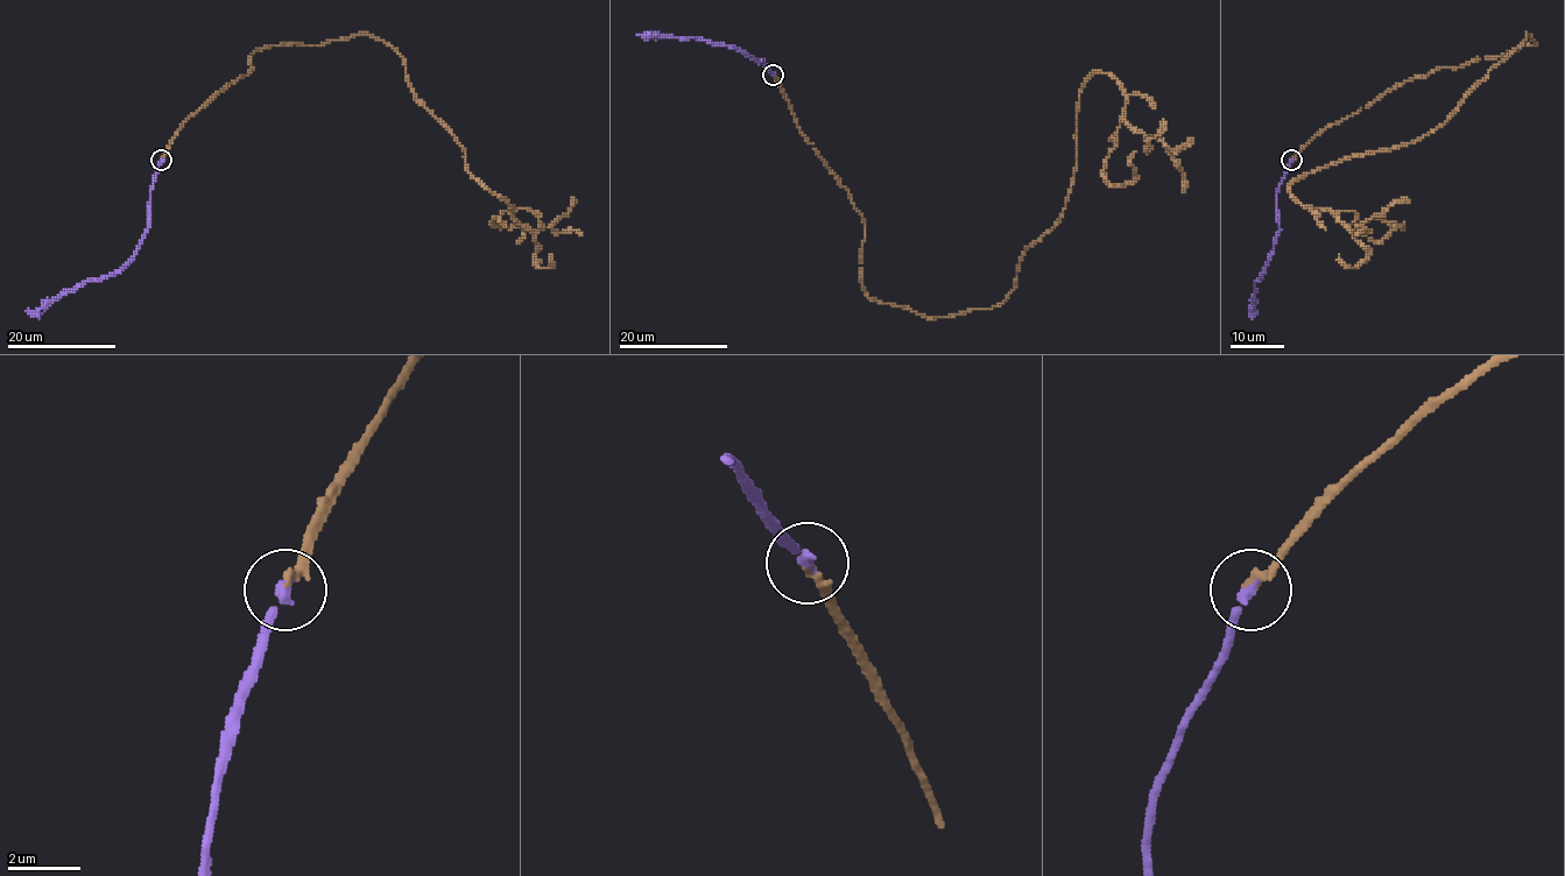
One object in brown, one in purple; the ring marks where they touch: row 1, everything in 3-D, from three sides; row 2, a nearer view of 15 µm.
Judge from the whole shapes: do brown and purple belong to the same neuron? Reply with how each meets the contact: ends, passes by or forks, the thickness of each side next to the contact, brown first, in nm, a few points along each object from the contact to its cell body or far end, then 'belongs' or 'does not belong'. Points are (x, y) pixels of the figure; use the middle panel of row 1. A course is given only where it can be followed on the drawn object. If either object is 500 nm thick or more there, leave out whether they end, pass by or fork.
brown ends; purple ends; calibres 200 and 320 nm; course brown (773, 75), (862, 218), (865, 292), (926, 317), (1014, 287), (1092, 75), (1125, 96), (1112, 184), (1135, 150); course purple (773, 75), (762, 59), (730, 47), (695, 39), (639, 34); does not belong

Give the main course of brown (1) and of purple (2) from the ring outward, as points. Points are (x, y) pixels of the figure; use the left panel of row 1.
1: (162, 160), (254, 51), (371, 34), (403, 58), (467, 170), (514, 210), (493, 224), (524, 239)
2: (162, 160), (150, 192), (148, 227), (139, 249), (108, 275), (62, 291), (33, 313), (28, 309)

